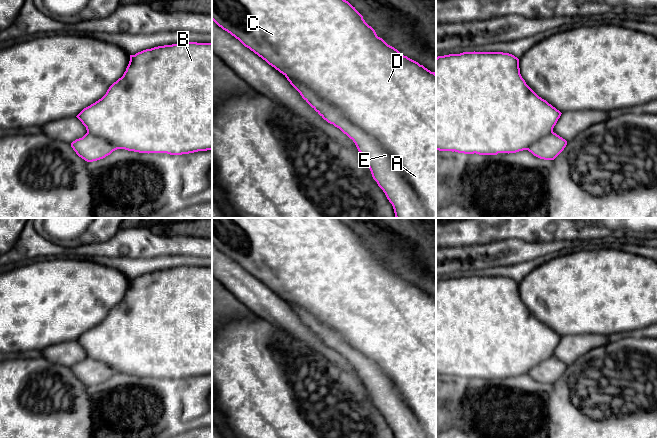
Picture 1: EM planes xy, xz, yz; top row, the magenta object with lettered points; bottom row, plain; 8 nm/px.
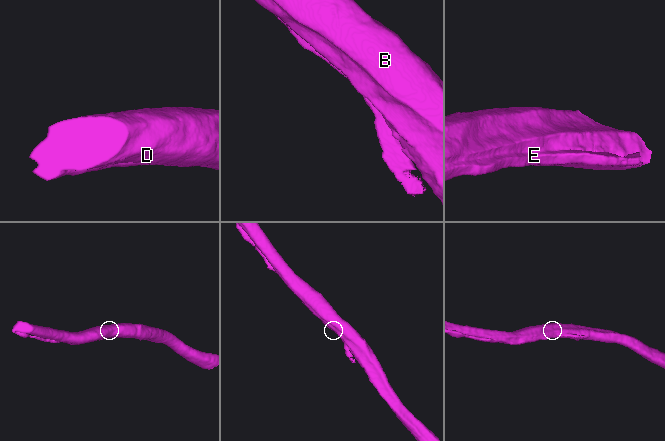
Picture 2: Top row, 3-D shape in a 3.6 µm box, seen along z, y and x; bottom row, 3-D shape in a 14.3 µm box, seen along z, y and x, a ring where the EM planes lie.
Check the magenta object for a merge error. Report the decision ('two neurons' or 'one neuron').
two neurons

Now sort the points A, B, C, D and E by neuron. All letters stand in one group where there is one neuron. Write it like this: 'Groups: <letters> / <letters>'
Groups: A B C D / E

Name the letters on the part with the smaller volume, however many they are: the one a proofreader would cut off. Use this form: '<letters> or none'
E

